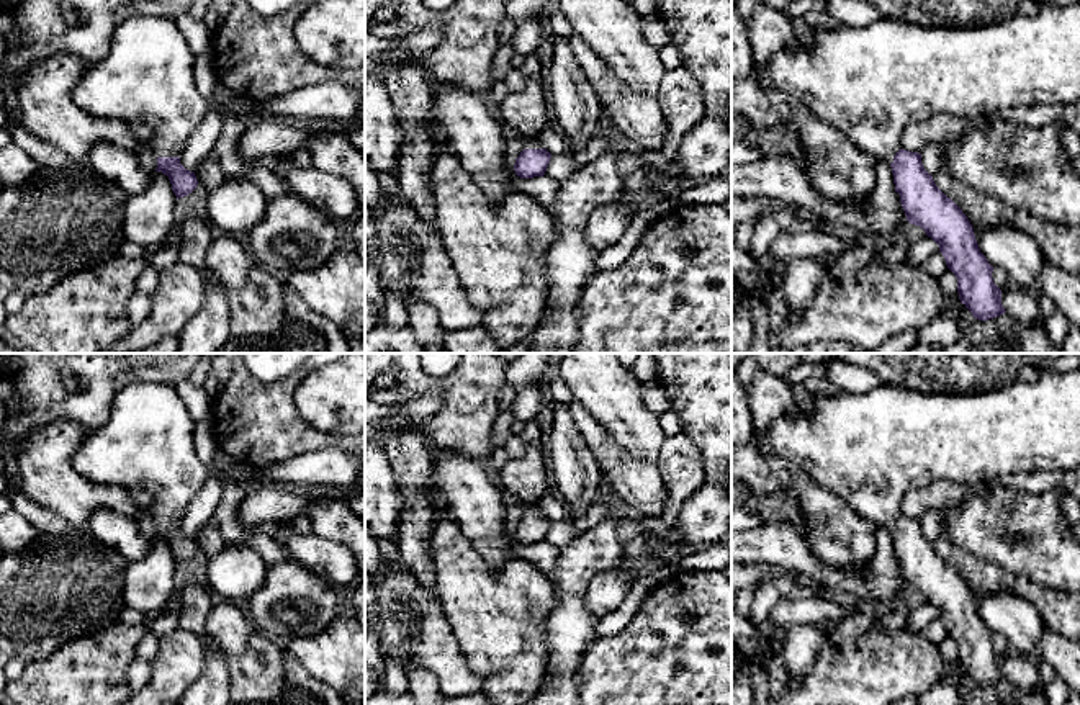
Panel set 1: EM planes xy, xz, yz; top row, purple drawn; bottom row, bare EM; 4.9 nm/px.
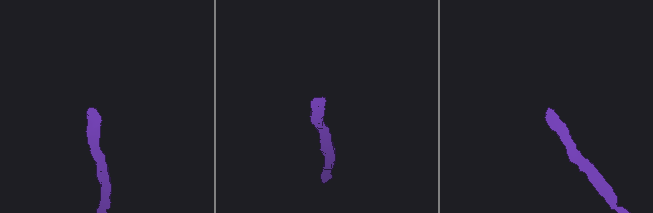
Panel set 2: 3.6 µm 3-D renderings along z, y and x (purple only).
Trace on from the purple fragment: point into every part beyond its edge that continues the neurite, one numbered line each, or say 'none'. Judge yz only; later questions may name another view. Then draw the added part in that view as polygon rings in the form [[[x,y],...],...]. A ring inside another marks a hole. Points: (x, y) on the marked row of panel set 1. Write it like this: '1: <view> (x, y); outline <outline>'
1: yz (869, 82); outline [[[1046,2],[1034,15],[1016,15],[987,26],[921,28],[884,18],[867,26],[817,28],[812,47],[797,41],[794,47],[777,51],[763,69],[754,67],[751,77],[763,90],[776,88],[805,103],[857,149],[892,164],[902,149],[900,136],[911,121],[938,113],[975,118],[1005,108],[1080,100],[1080,3],[1055,7]]]

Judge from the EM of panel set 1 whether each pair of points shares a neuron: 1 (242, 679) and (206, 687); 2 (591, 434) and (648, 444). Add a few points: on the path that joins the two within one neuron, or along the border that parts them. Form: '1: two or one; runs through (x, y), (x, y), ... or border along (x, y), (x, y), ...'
1: two; border along (211, 648), (224, 663), (229, 687)
2: two; border along (584, 408), (629, 455), (640, 460)

